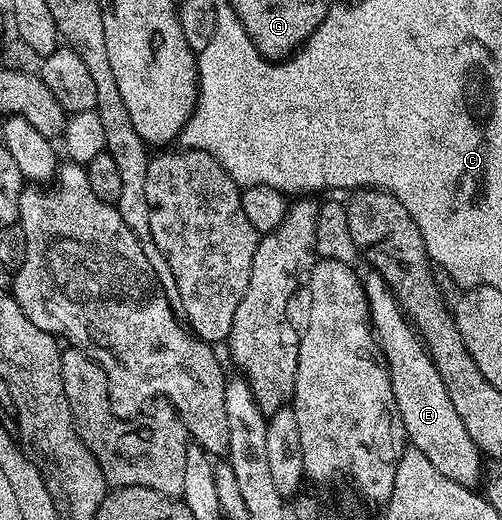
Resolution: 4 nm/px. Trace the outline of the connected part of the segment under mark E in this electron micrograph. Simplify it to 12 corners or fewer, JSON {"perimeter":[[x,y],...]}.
{"perimeter":[[381,274],[361,281],[410,447],[466,488],[485,464]]}

